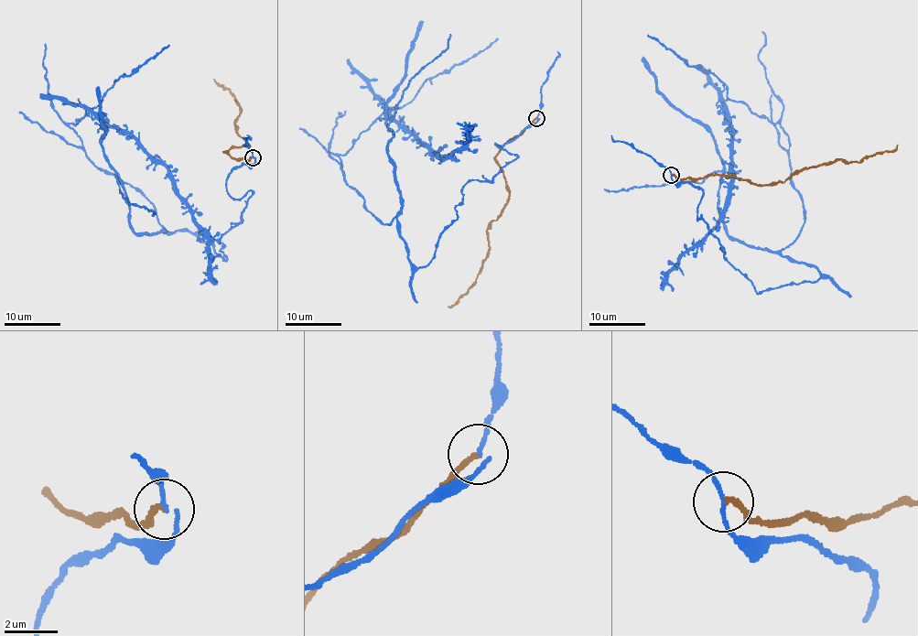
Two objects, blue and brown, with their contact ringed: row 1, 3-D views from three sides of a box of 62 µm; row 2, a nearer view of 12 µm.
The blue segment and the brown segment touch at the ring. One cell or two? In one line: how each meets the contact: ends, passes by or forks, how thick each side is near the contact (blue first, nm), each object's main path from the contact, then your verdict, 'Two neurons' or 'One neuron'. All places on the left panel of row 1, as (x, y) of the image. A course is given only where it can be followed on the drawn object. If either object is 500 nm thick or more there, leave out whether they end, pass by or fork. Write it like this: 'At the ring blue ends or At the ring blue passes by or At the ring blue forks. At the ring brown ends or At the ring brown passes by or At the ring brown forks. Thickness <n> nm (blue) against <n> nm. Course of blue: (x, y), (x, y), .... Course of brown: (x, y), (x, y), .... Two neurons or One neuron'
At the ring blue passes by. At the ring brown ends. Thickness 110 nm (blue) against 200 nm. Course of blue: (252, 156), (226, 260), (163, 231), (68, 125), (93, 108), (167, 168), (209, 242), (199, 285). Course of brown: (252, 156), (241, 159), (224, 152), (250, 144), (240, 137), (234, 123), (242, 110), (229, 90), (213, 79). Two neurons

